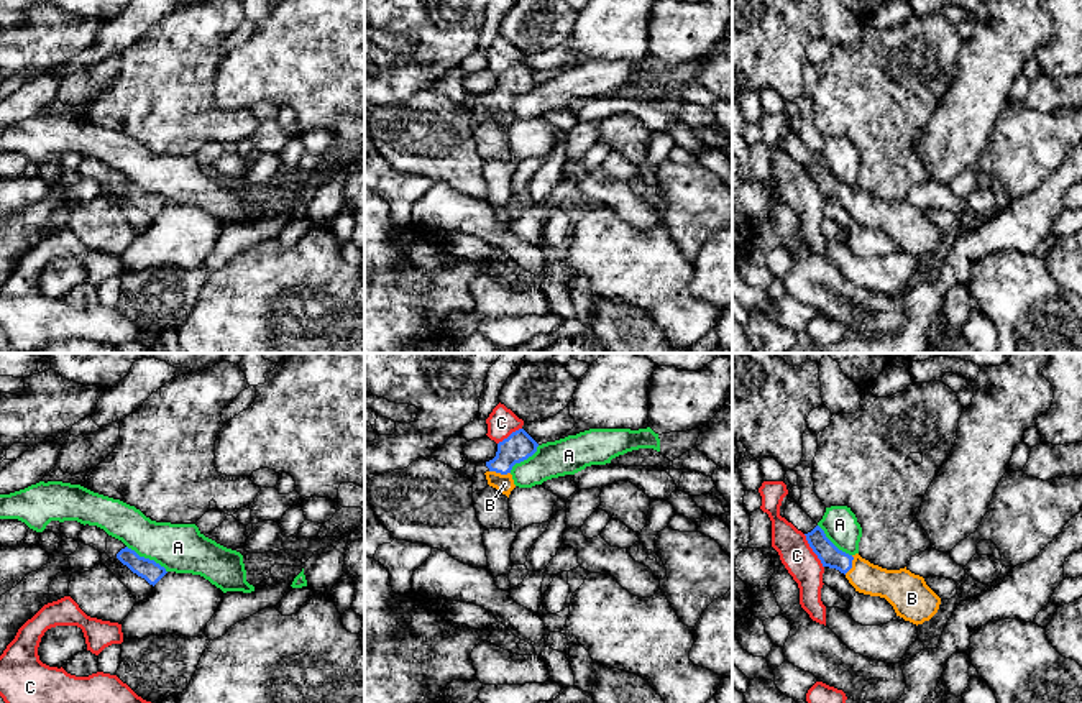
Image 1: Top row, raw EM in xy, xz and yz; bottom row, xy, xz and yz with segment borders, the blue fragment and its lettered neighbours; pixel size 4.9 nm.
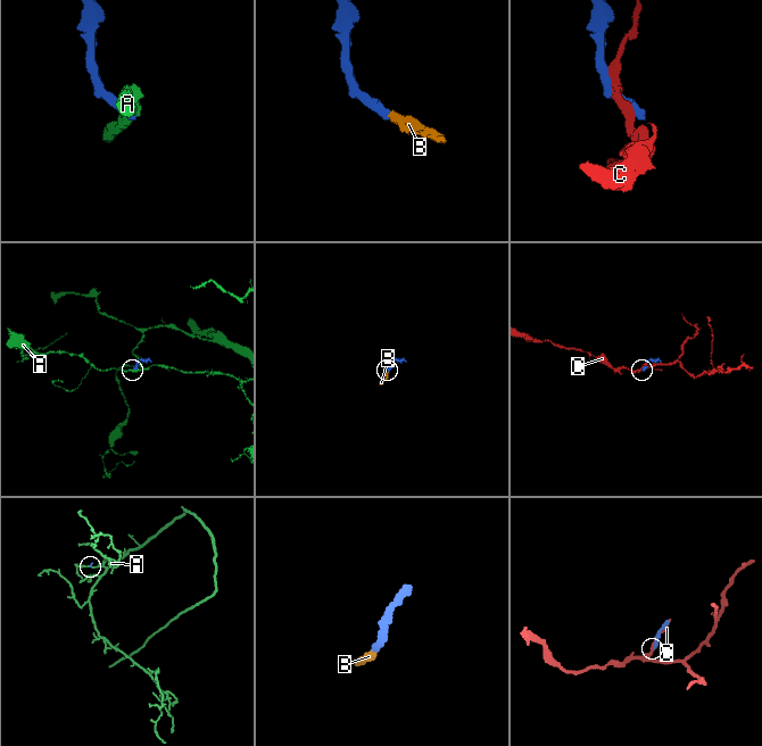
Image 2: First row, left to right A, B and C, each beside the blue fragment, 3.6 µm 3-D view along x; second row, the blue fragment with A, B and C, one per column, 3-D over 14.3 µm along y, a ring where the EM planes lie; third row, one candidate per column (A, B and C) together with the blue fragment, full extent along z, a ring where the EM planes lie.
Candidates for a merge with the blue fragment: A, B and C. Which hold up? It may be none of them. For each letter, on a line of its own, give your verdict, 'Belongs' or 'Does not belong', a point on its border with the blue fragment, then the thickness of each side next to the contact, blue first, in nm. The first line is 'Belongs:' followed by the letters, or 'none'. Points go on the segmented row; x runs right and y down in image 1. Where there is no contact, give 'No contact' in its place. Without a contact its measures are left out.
Belongs: B
A: Does not belong. Touches blue at xy (148, 559). Thickness 100 nm (blue) against 240 nm
B: Belongs. Touches blue at xz (499, 472). Thickness 150 nm (blue) against 90 nm
C: Does not belong. Touches blue at yz (813, 551). Thickness 110 nm (blue) against 160 nm

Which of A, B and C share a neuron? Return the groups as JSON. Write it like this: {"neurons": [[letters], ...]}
{"neurons": [["A"], ["B"], ["C"]]}

